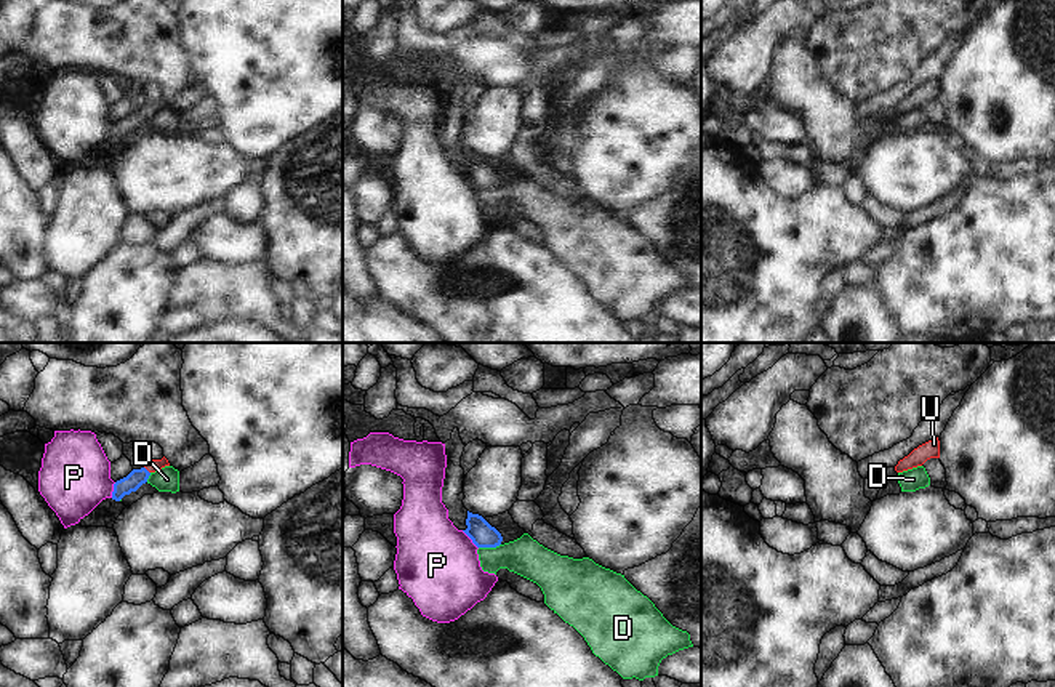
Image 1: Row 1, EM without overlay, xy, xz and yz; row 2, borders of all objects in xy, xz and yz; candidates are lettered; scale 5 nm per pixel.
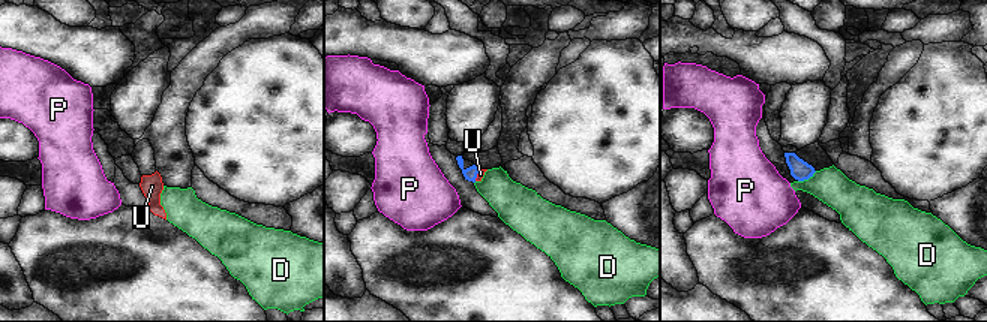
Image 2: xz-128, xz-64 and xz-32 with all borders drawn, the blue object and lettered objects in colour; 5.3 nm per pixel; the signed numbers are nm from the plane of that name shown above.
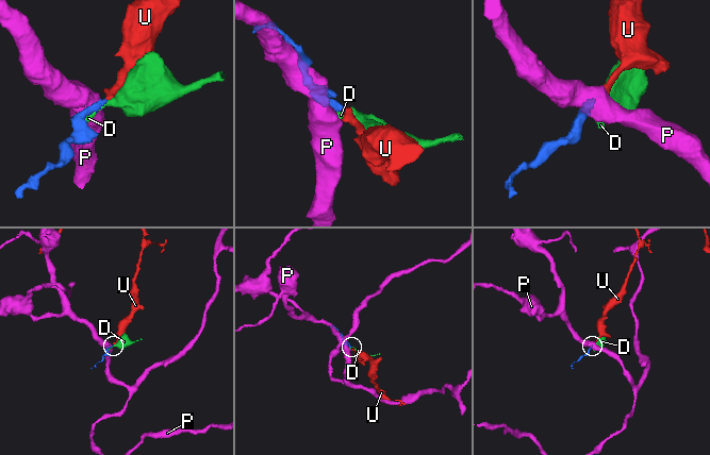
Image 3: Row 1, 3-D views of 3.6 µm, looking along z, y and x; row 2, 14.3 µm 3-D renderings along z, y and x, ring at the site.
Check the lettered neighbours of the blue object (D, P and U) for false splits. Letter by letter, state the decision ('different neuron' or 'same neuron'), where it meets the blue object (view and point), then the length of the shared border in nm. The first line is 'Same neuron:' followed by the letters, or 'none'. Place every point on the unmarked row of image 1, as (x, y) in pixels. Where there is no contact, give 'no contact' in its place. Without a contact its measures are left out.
Same neuron: U
D: different neuron; meets blue in xz at (489, 188); contact 110 nm long
P: different neuron; meets blue in xz at (471, 180); contact 130 nm long
U: same neuron; meets blue in xy at (146, 111); contact 50 nm long

